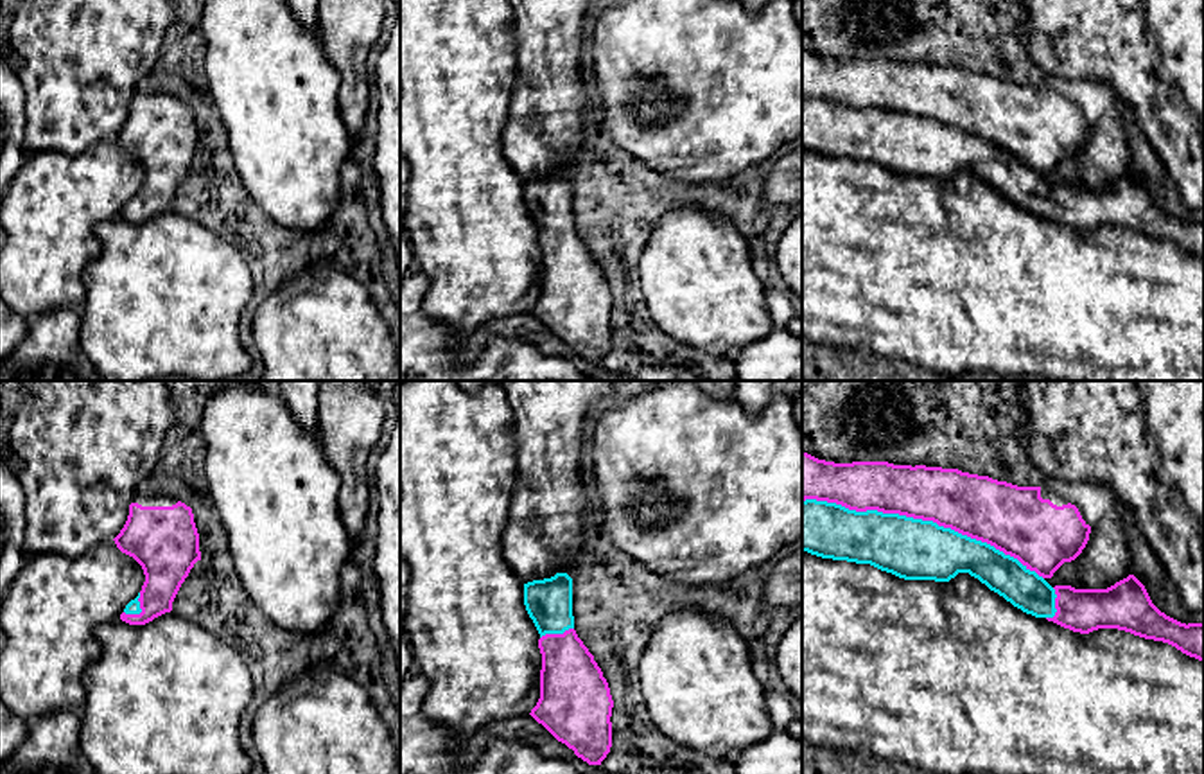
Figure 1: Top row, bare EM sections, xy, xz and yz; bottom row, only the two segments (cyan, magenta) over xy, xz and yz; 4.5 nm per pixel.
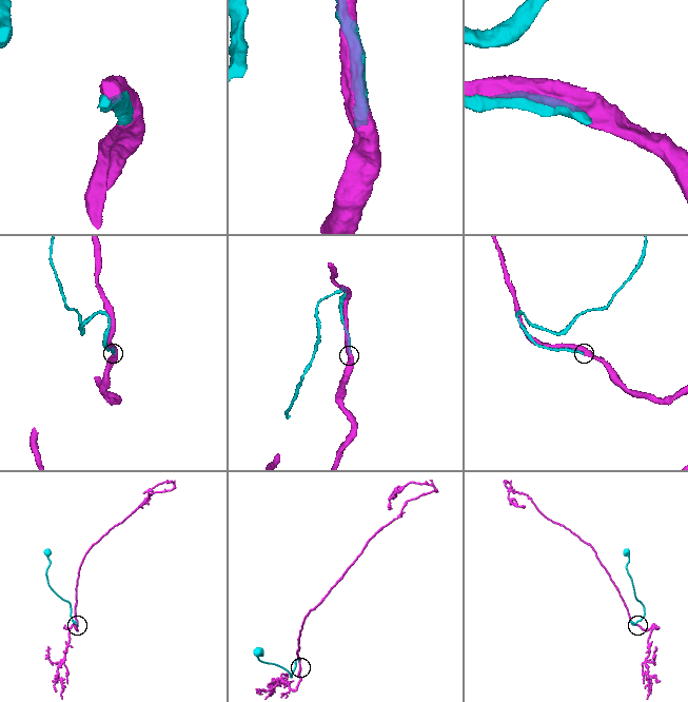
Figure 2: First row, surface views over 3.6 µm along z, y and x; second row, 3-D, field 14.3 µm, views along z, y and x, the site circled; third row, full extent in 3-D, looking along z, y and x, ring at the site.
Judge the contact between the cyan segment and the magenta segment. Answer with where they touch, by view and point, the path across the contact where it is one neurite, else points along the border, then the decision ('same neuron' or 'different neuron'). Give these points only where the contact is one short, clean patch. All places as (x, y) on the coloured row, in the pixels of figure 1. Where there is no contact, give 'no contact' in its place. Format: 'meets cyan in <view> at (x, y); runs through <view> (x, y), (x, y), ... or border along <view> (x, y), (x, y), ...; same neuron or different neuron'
meets cyan in yz at (921, 519); same neuron

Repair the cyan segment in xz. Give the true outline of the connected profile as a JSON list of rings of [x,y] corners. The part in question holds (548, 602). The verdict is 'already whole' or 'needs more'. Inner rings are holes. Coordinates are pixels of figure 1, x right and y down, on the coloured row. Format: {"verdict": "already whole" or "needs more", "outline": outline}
{"verdict": "needs more", "outline": [[[556,573],[551,578],[524,584],[524,605],[540,634],[542,654],[540,699],[529,715],[578,758],[589,765],[601,765],[612,747],[614,700],[601,668],[574,630],[572,578],[567,573]]]}

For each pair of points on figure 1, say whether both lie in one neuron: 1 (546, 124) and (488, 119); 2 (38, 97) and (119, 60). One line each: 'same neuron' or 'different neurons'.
1: different neurons
2: same neuron

